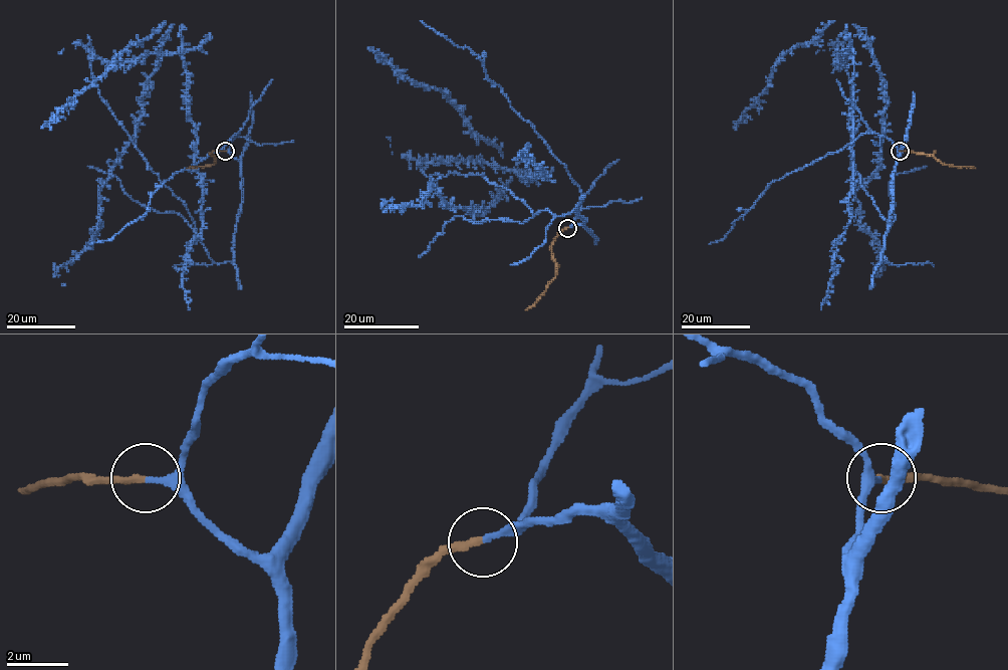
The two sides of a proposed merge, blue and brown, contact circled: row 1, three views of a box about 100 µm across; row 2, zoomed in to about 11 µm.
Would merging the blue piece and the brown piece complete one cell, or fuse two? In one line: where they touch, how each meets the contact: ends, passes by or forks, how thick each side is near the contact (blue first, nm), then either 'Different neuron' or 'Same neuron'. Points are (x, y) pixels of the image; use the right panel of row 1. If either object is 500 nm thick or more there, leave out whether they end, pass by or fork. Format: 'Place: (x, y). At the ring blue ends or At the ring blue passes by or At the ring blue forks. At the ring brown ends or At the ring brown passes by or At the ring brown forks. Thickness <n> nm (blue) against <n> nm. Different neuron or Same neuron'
Place: (900, 151). At the ring blue ends. At the ring brown ends. Thickness 200 nm (blue) against 240 nm. Same neuron

